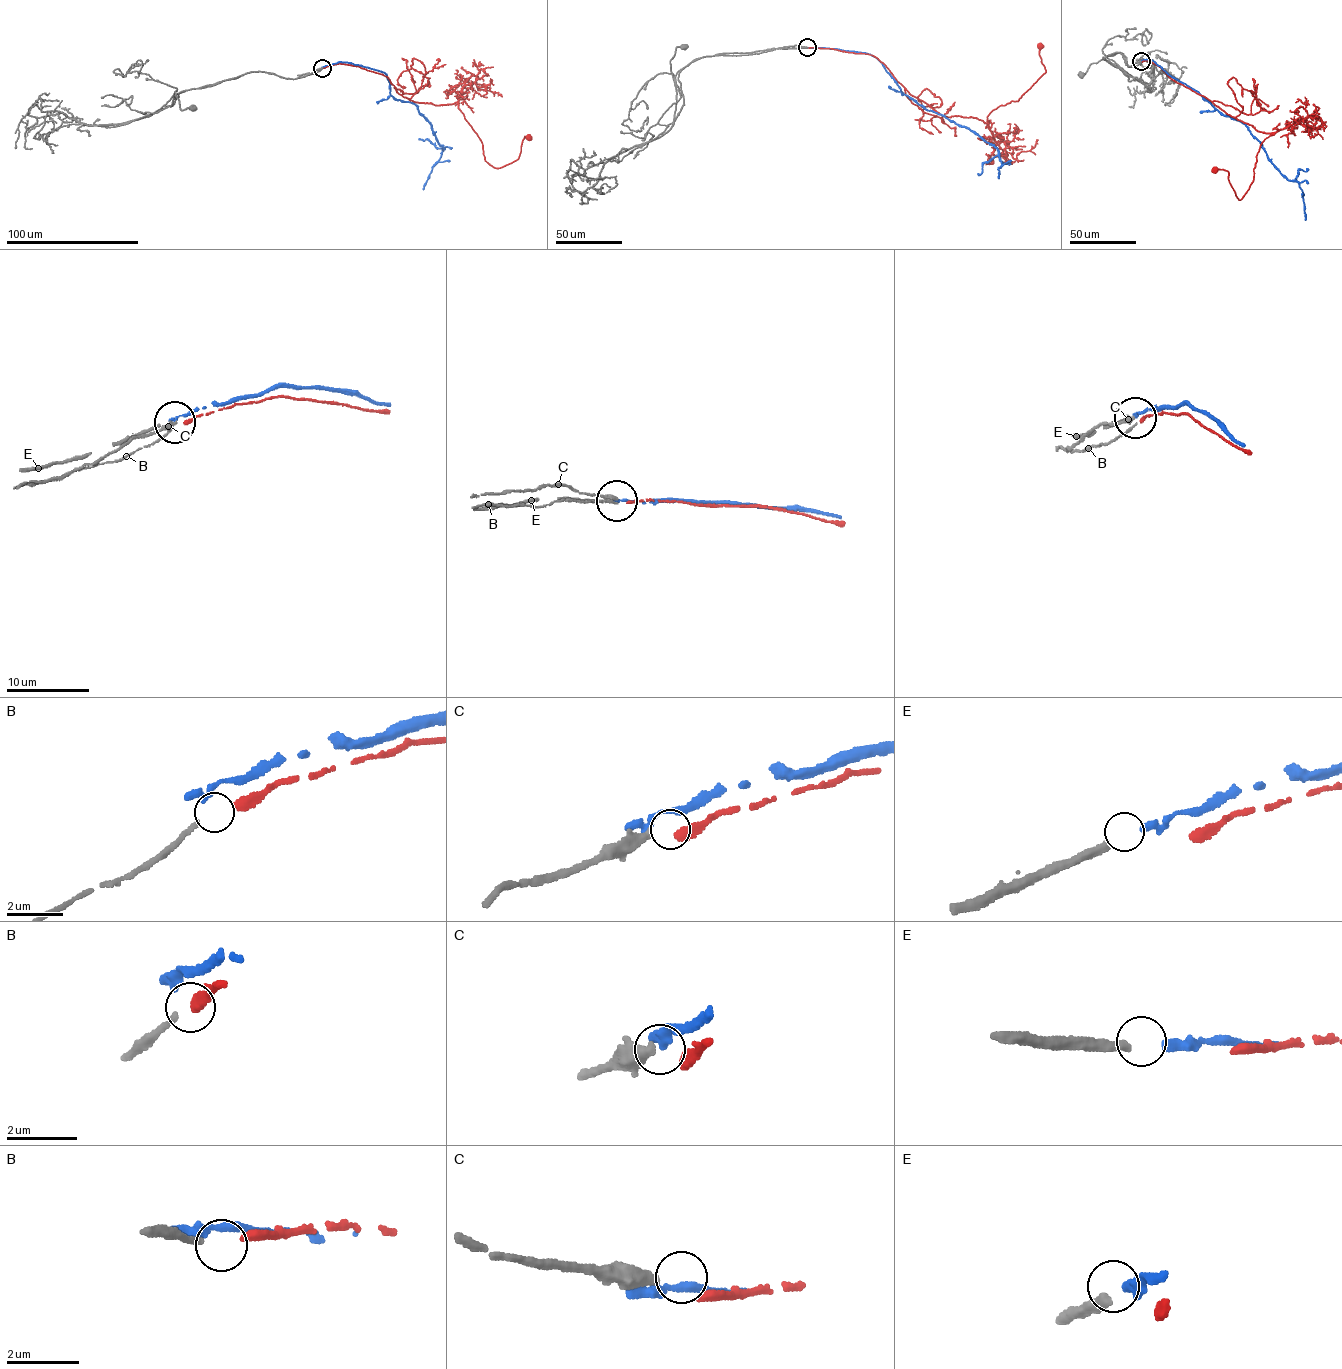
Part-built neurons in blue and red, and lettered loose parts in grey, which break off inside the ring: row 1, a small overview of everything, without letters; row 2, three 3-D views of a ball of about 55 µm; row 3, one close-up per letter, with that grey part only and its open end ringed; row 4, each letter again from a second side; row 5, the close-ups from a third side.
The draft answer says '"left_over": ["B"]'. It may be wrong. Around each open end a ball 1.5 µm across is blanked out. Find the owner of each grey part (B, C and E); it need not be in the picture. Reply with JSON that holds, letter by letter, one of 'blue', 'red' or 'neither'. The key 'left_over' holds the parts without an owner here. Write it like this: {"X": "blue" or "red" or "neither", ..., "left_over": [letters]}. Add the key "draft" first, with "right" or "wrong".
{"draft": "wrong", "B": "red", "C": "neither", "E": "blue", "left_over": ["C"]}

